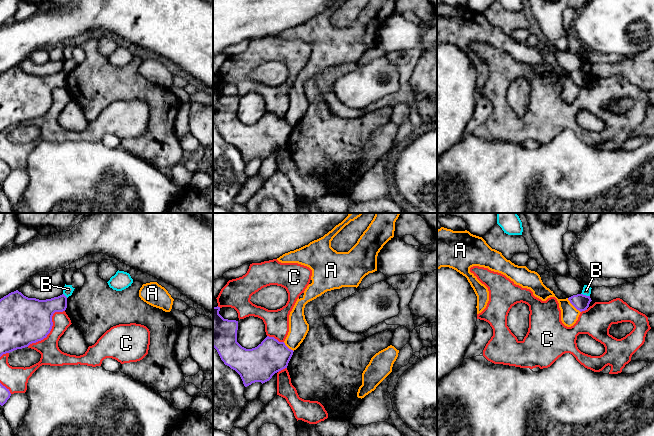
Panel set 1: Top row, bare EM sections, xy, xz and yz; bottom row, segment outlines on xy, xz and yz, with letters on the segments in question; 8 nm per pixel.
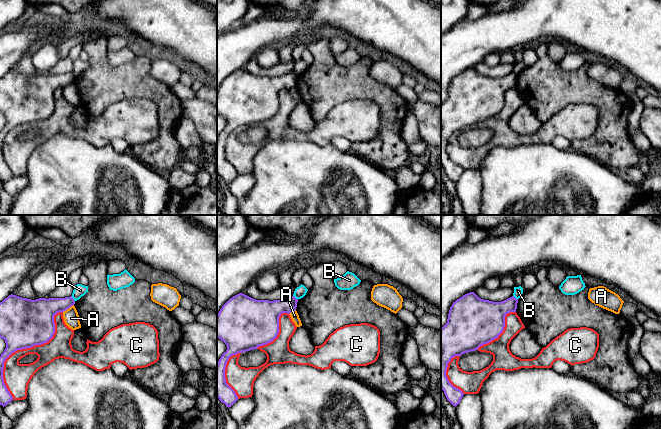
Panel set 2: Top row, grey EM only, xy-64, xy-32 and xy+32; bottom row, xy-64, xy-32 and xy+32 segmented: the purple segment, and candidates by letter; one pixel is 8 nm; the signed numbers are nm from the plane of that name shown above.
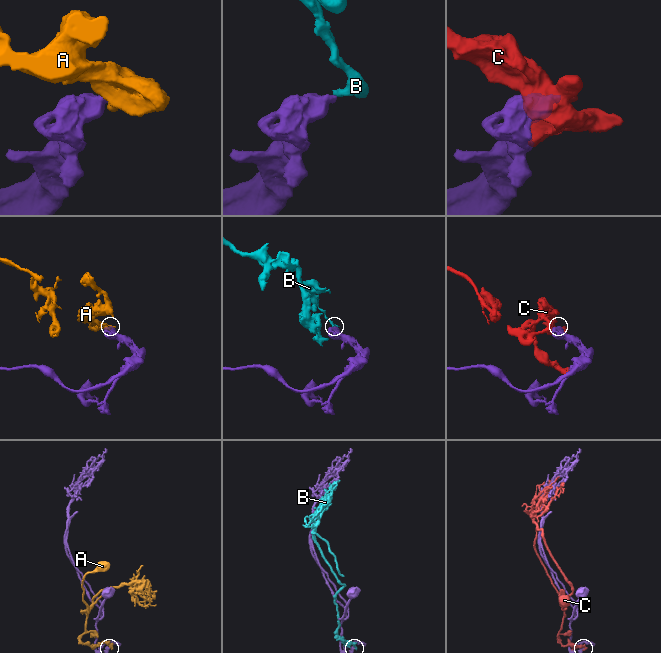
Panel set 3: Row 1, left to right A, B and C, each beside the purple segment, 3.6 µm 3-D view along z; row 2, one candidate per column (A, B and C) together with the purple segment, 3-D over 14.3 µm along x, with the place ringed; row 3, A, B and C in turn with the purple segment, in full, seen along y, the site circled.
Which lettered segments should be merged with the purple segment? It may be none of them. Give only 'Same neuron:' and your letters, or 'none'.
Same neuron: none

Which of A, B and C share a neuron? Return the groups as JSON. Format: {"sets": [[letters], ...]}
{"sets": [["A"], ["B"], ["C"]]}

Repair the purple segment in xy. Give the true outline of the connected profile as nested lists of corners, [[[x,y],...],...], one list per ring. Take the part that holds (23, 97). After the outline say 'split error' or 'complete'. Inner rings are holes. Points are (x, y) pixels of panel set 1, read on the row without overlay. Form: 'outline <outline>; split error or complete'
outline [[[18,66],[0,75],[0,133],[43,116],[50,109],[55,88],[67,84],[62,70],[46,76],[28,74]]]; complete

